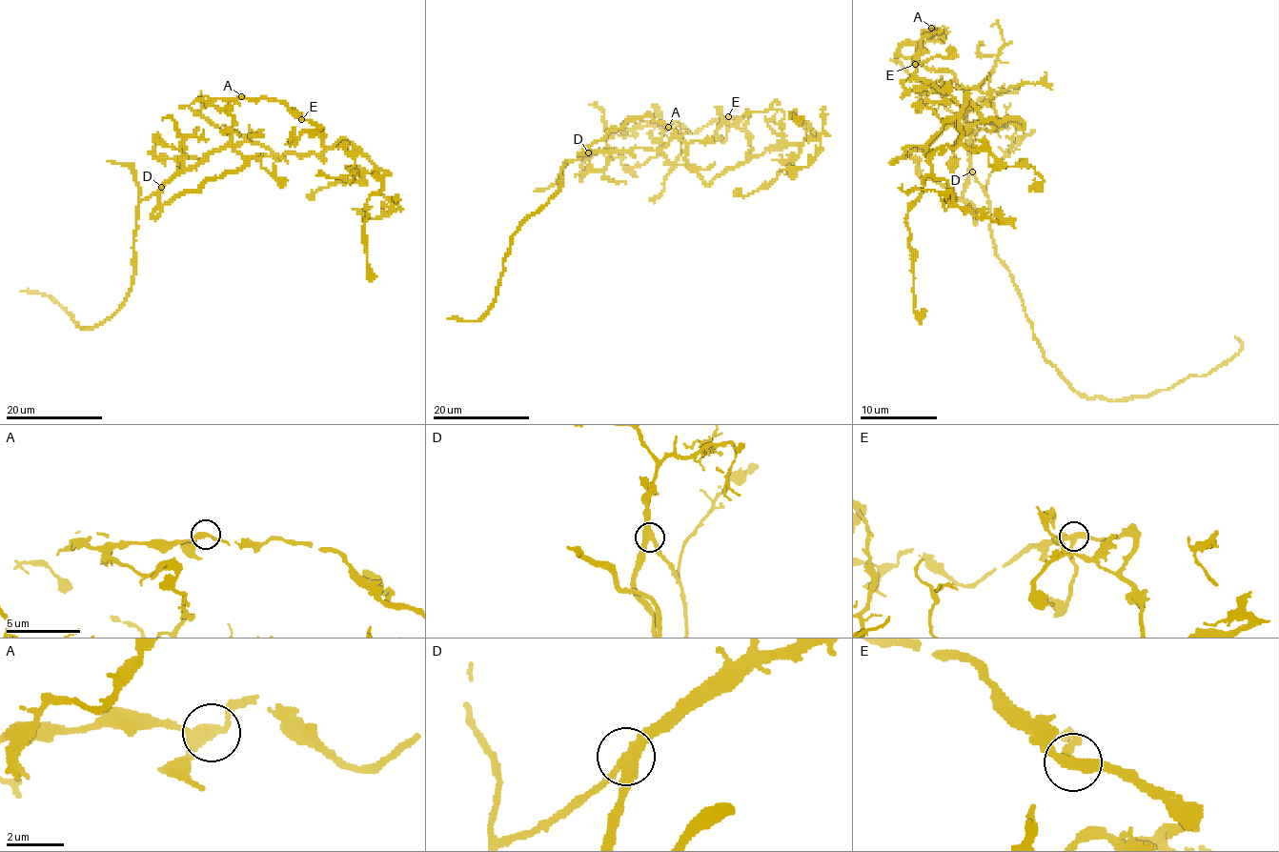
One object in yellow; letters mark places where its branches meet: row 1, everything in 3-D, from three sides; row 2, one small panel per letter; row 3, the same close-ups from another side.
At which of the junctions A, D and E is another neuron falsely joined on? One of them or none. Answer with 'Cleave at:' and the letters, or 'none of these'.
Cleave at: none of these

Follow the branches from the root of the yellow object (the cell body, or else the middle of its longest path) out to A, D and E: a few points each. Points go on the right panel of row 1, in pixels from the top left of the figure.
A: (969, 124), (965, 91), (956, 78), (900, 52), (903, 45), (923, 49), (931, 28)
D: (969, 124), (971, 172)
E: (969, 124), (967, 109), (946, 126), (1024, 126), (964, 109), (917, 78), (915, 64)

